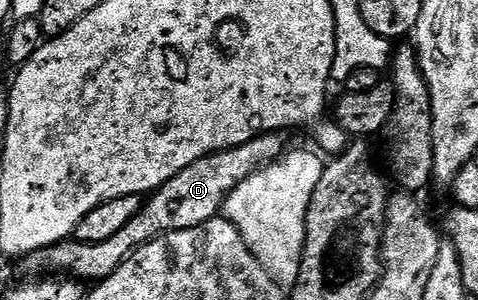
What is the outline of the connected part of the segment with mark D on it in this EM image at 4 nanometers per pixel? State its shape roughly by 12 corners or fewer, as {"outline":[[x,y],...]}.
{"outline":[[264,132],[185,166],[96,244],[30,252],[27,274],[109,278],[150,240],[216,219],[283,155]]}

